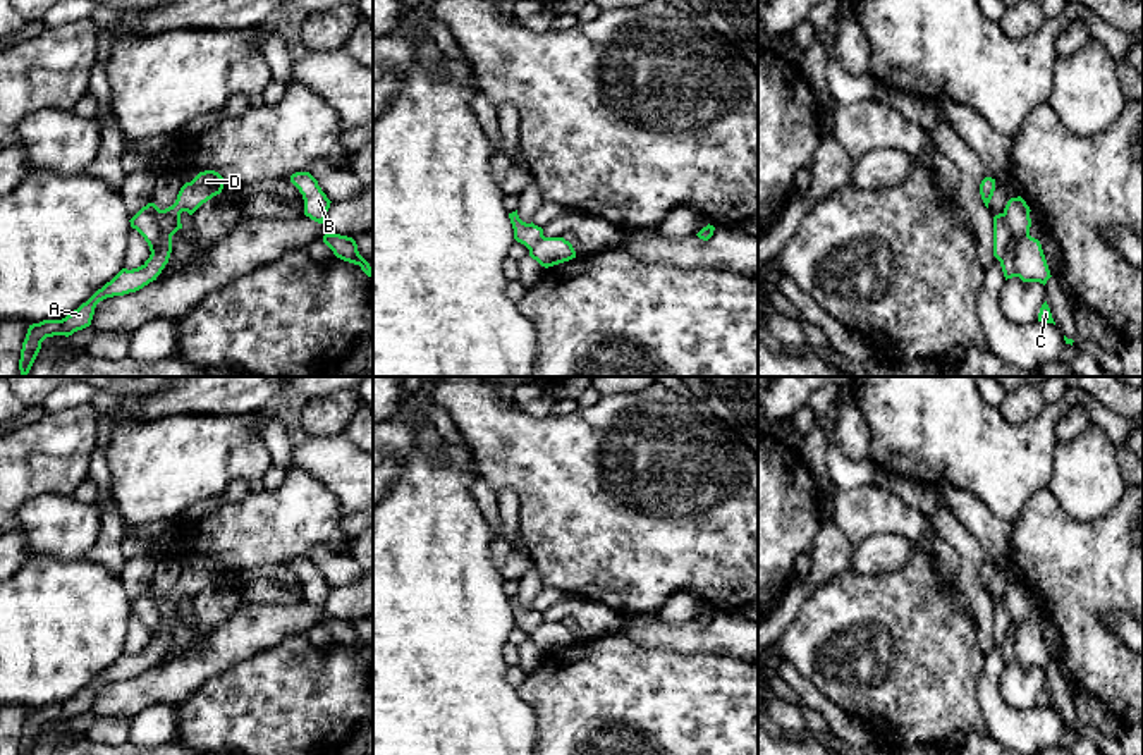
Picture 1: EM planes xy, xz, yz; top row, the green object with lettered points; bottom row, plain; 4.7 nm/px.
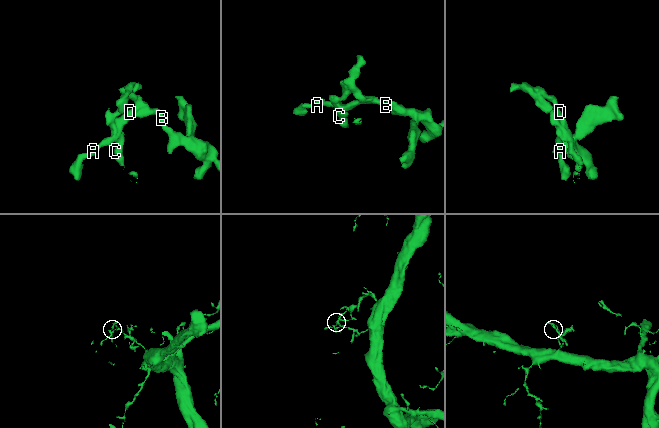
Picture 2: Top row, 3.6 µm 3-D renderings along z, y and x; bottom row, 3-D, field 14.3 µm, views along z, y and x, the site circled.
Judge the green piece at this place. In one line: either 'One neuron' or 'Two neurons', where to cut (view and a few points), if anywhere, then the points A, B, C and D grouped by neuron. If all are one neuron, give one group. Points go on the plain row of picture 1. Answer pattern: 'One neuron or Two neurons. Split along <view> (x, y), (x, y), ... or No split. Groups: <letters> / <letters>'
Two neurons. Split along yz (1002, 599), (1011, 619), (1016, 661). Groups: A B D / C

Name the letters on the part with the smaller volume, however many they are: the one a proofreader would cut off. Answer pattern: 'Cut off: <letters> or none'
Cut off: C

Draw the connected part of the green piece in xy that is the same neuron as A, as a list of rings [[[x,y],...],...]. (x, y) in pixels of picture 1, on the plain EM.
[[[215,556],[199,557],[191,568],[186,568],[172,592],[160,595],[151,588],[155,609],[160,614],[160,629],[155,638],[138,654],[122,654],[110,667],[98,674],[86,688],[62,705],[43,705],[28,714],[21,734],[19,755],[31,755],[41,727],[53,721],[72,721],[91,710],[95,693],[100,686],[113,681],[136,678],[156,666],[172,638],[172,621],[182,614],[180,598],[193,600],[203,588],[220,580],[223,574],[223,562]]]

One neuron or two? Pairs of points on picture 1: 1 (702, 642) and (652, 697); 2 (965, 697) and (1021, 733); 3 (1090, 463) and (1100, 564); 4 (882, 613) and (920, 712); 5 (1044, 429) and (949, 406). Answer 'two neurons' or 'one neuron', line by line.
1: two neurons
2: two neurons
3: two neurons
4: one neuron
5: one neuron

